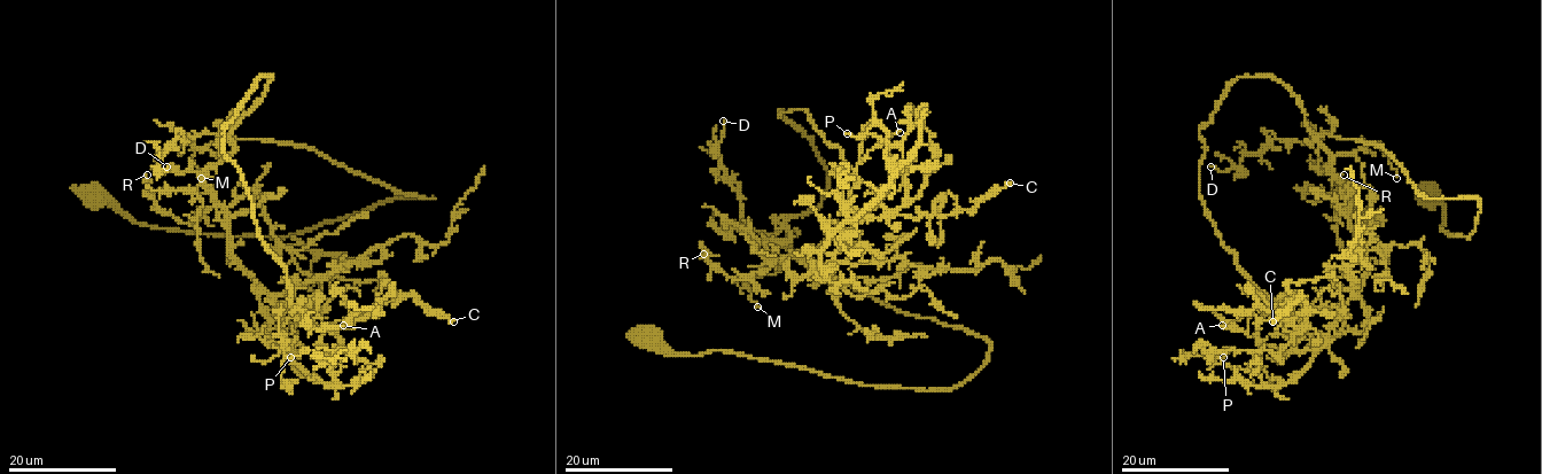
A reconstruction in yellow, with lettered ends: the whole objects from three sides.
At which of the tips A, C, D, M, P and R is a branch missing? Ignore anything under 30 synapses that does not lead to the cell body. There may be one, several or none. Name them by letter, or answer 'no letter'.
D

